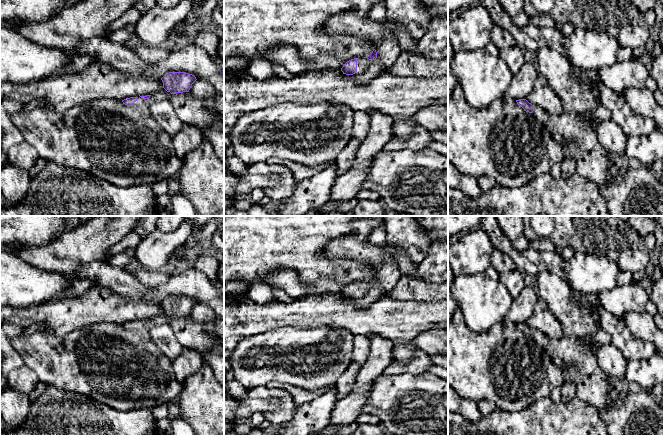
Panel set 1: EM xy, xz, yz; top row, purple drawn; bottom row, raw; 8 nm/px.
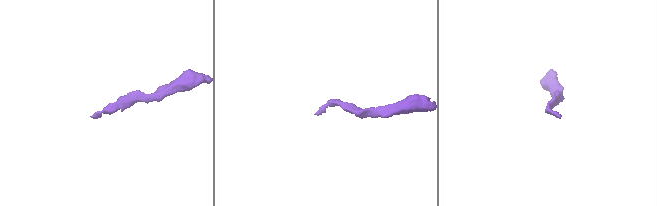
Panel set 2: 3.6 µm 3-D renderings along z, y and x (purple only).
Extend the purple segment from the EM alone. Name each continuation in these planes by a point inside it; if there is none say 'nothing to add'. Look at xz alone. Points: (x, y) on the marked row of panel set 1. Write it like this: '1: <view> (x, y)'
1: xz (362, 63)

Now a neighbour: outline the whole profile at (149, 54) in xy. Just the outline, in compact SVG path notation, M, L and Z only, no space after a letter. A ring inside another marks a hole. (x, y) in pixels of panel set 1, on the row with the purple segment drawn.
M141 43L135 46L133 51L144 62L148 64L156 64L167 59L173 50L168 44L153 47Z

